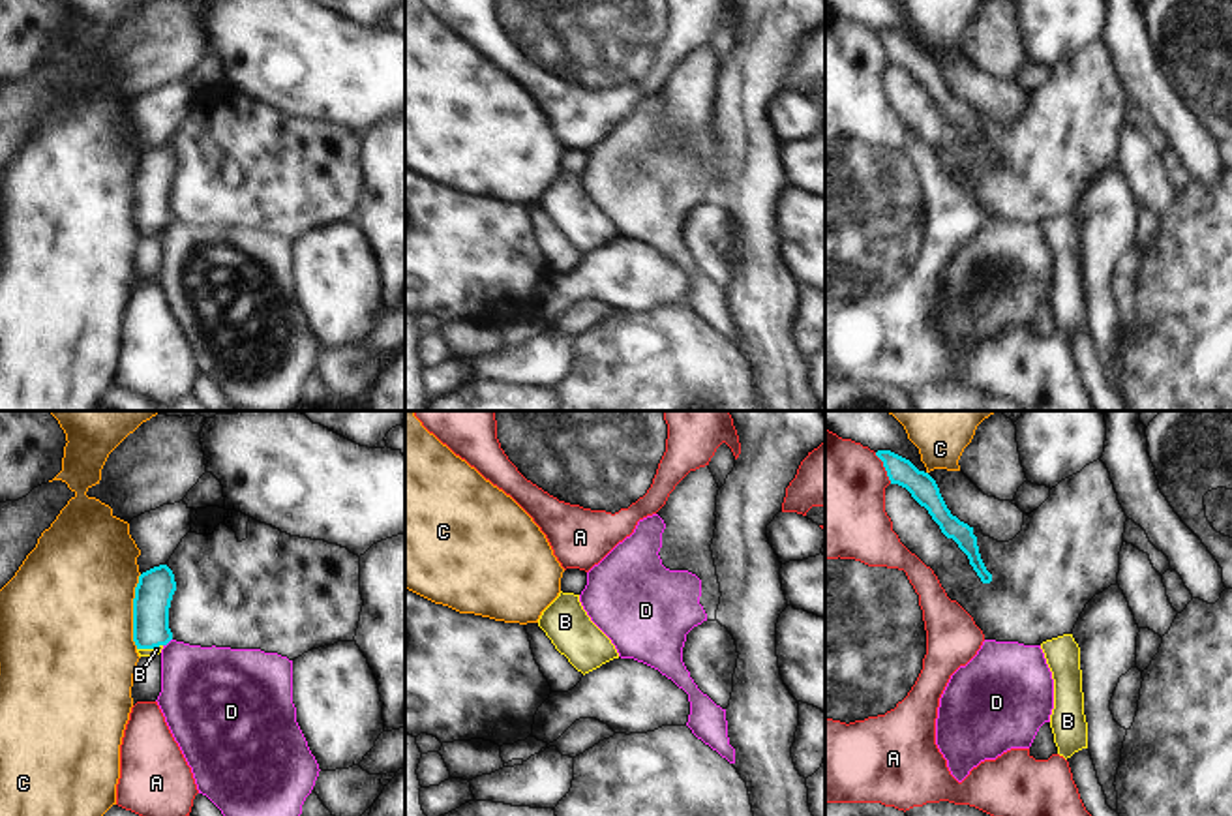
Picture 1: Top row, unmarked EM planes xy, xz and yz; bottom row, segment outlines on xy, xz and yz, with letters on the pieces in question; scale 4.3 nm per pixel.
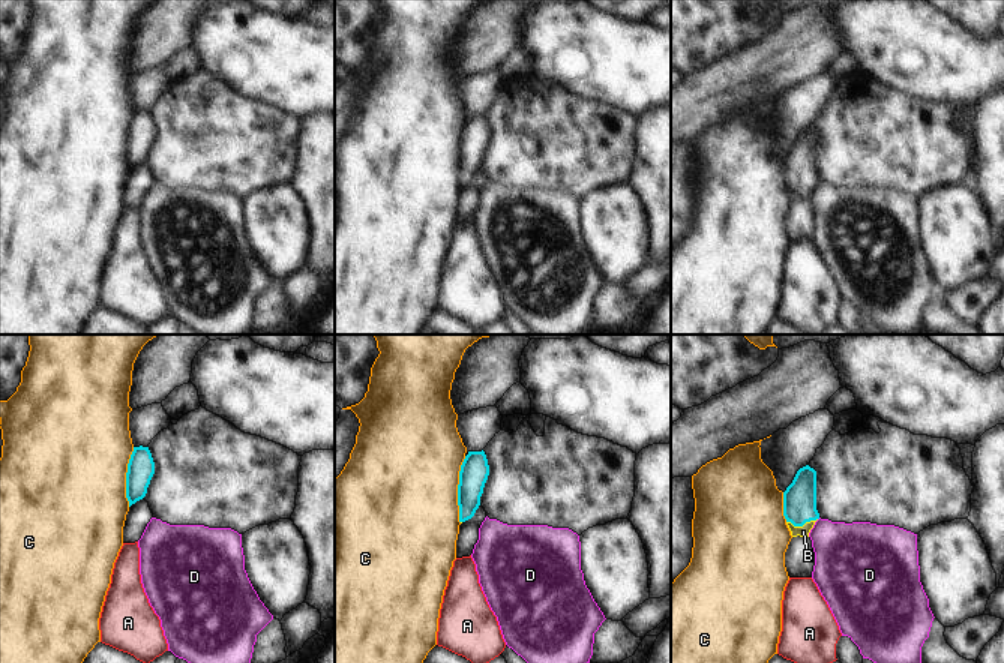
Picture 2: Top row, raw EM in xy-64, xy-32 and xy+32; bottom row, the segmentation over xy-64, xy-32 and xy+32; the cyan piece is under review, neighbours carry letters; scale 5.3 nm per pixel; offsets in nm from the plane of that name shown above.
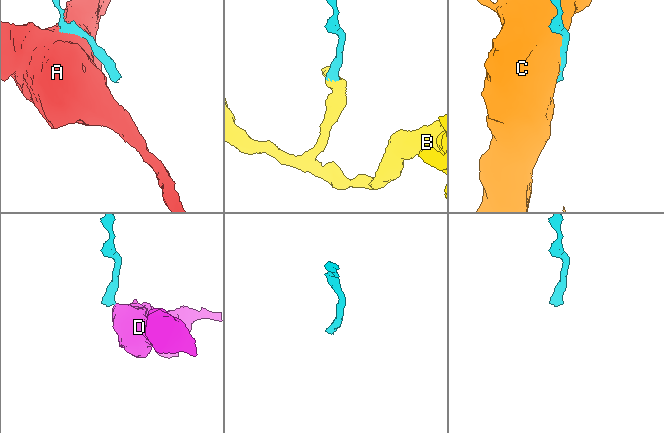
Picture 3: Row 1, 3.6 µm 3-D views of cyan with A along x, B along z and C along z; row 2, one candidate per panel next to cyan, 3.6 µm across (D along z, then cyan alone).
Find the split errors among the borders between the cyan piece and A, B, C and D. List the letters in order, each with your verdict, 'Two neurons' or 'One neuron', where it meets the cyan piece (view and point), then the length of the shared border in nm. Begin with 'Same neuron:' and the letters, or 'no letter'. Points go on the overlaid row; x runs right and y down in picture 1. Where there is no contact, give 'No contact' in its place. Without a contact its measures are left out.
Same neuron: B
A: Two neurons. Touches cyan at yz (884, 466). Shared border 150 nm
B: One neuron. Touches cyan at xy (149, 648). Shared border 110 nm
C: Two neurons. Touches cyan at xy (134, 612). Shared border 320 nm
D: Two neurons. Touches cyan at xy (167, 642). Shared border 50 nm

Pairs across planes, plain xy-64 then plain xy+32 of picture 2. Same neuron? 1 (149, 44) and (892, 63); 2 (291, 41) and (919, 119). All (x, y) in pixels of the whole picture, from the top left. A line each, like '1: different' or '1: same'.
1: different
2: different

